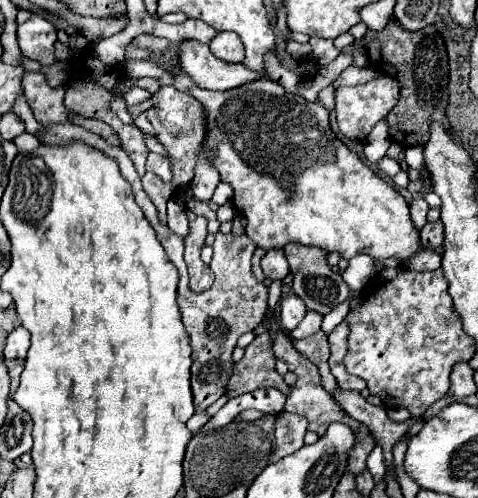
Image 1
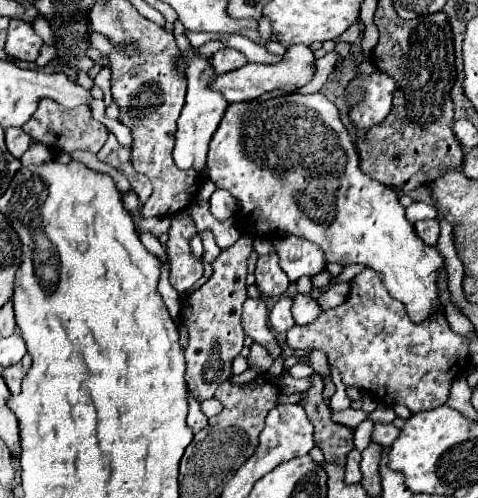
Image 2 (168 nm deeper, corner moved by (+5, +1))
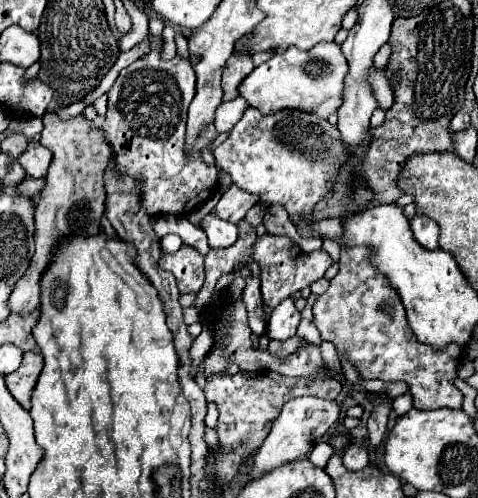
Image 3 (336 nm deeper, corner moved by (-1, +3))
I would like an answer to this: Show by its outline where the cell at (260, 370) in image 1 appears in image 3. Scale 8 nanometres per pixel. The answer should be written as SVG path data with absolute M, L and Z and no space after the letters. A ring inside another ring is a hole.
M292 337L292 339L288 339L288 341L270 341L268 353L274 355L274 357L278 357L278 359L284 359L286 355L290 355L290 353L296 351L298 343L300 343L298 337Z

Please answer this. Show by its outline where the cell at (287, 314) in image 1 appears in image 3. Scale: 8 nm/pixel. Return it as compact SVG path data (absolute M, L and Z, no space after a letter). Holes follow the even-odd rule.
M286 299L272 311L272 315L268 319L266 335L270 339L286 341L296 335L298 323L300 323L300 311L294 307L294 299Z

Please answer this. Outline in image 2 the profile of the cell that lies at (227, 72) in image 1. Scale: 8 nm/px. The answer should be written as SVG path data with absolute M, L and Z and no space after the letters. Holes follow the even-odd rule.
M292 45L292 47L288 47L288 51L284 53L284 57L282 57L280 63L247 63L244 67L230 71L230 73L216 75L216 79L214 79L214 89L220 91L220 93L226 97L228 103L258 99L260 95L270 93L270 91L294 93L294 91L298 91L300 87L304 87L306 83L312 81L314 67L316 67L316 57L314 57L312 49L302 47L302 45Z

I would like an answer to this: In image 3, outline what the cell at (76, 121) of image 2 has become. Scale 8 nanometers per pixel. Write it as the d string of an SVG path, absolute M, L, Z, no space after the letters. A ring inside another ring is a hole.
M54 111L44 113L42 117L44 129L40 133L40 143L52 151L52 165L46 175L46 187L36 203L36 253L24 277L16 283L8 309L14 315L30 315L40 301L40 273L50 261L52 247L64 235L96 235L102 227L100 219L104 213L104 179L102 171L110 159L110 145L104 137L104 131L92 127L92 121L84 115L76 115L72 119L60 119Z

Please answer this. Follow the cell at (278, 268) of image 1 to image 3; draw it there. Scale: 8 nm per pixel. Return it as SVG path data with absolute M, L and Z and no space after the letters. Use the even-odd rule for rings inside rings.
M266 233L264 237L260 237L256 241L254 261L262 269L262 275L260 275L262 299L272 309L276 305L280 305L286 297L292 297L294 293L302 291L304 287L310 287L314 281L324 277L326 269L332 265L332 259L326 251L314 251L314 253L308 253L304 257L290 257L288 255L288 245L290 245L288 237L278 237L278 235L270 235L270 233Z

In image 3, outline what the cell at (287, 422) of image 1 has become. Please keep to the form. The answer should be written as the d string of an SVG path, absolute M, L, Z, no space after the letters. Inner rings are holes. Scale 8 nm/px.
M300 397L300 399L288 401L282 407L276 421L272 423L272 429L270 429L268 437L264 439L262 447L254 455L252 465L248 467L250 481L262 477L264 473L270 473L270 469L276 469L284 463L292 463L292 461L300 459L302 455L306 455L310 451L312 443L316 439L320 439L336 423L338 417L340 417L338 401L326 401L326 399L318 399L318 397Z

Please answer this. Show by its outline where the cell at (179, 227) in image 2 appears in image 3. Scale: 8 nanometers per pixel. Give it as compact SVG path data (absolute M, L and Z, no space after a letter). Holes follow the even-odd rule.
M182 245L172 255L162 255L160 267L176 277L180 293L200 291L204 283L204 255L200 255L190 245Z

